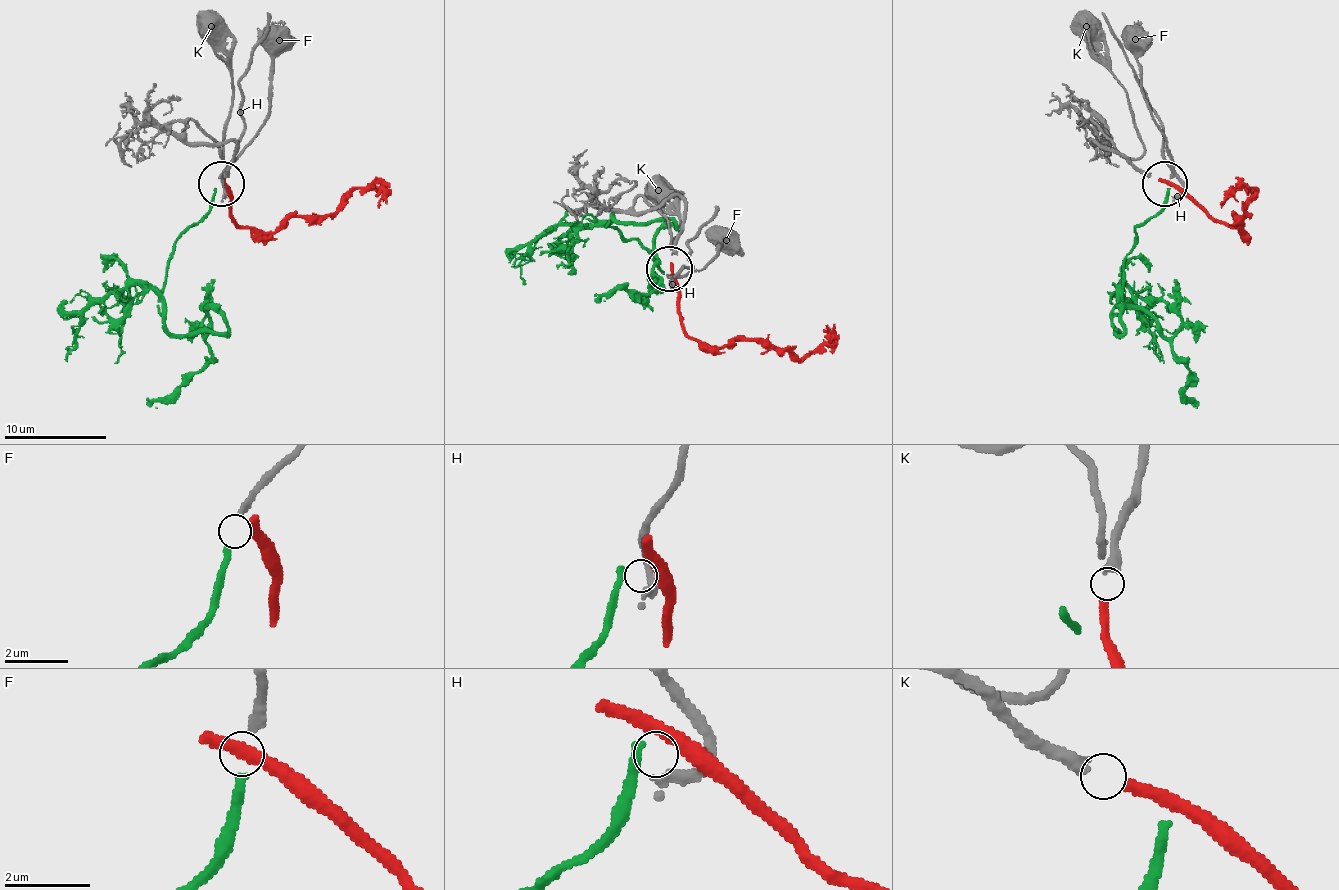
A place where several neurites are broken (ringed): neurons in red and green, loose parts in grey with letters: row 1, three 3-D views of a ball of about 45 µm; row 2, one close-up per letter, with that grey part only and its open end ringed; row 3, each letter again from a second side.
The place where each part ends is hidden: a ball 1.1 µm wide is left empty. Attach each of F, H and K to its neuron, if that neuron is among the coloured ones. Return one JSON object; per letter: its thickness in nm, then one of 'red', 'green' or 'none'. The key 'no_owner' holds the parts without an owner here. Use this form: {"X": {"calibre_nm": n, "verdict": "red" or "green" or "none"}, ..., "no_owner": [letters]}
{"F": {"calibre_nm": 190, "verdict": "green"}, "H": {"calibre_nm": 280, "verdict": "none"}, "K": {"calibre_nm": 340, "verdict": "red"}, "no_owner": ["H"]}

